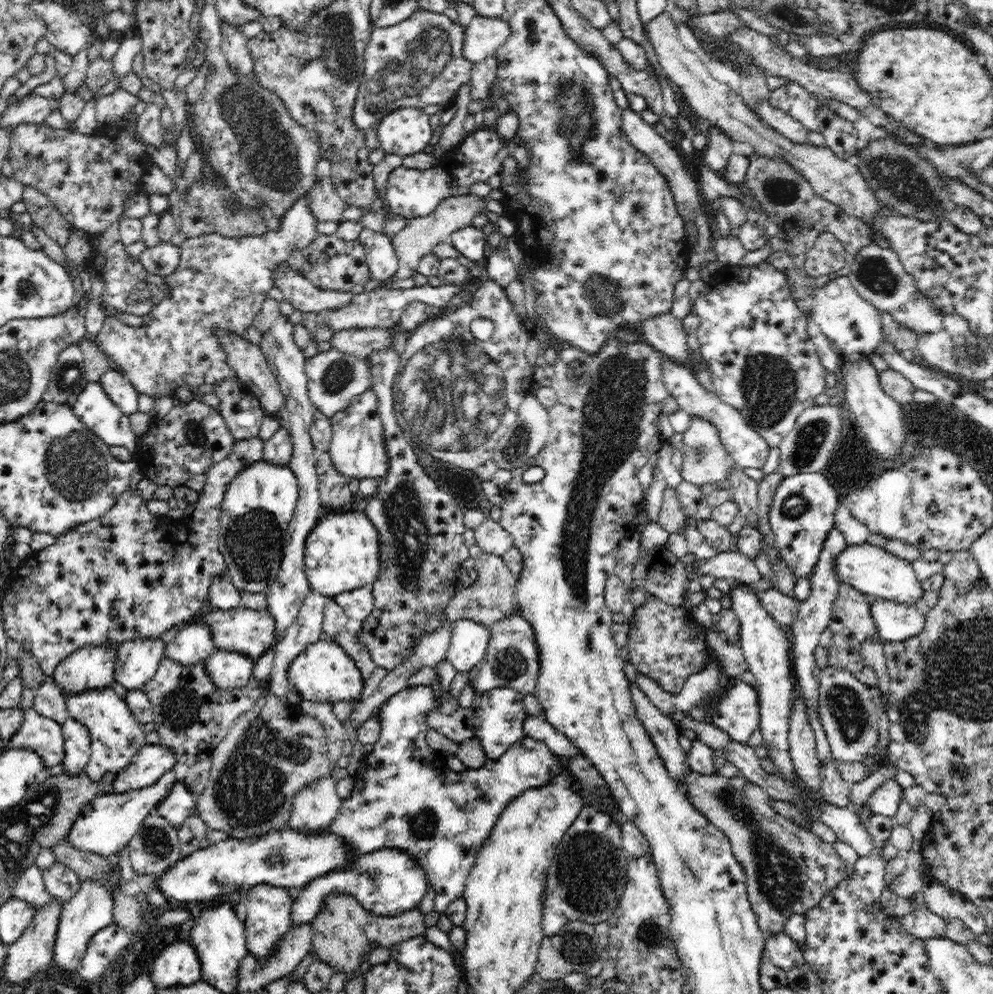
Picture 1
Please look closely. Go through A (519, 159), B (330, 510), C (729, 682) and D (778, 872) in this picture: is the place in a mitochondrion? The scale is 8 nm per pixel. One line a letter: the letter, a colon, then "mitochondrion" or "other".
A: other
B: other
C: other
D: mitochondrion

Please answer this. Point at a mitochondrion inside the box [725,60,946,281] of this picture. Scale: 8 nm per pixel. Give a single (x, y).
(897, 175)

